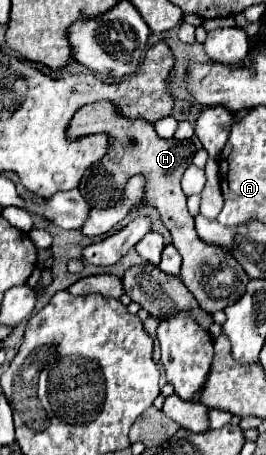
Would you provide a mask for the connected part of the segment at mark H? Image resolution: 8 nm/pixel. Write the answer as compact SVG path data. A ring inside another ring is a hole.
M96 101L90 105L84 105L76 111L76 115L70 121L68 135L72 139L82 135L94 135L94 133L108 133L110 135L110 147L108 153L102 159L102 179L98 179L98 185L102 183L102 189L88 189L86 183L80 183L80 191L84 199L98 209L106 209L112 203L116 203L122 195L124 183L128 177L136 173L144 173L148 179L144 201L158 207L160 217L166 225L166 229L172 235L172 243L182 255L182 271L180 279L186 285L186 289L196 297L198 305L206 313L216 313L228 307L230 303L236 303L248 285L248 275L242 271L242 267L222 251L222 247L210 247L202 243L194 231L194 219L186 209L186 195L180 187L182 173L192 165L192 157L196 153L196 147L192 141L178 141L178 139L162 139L156 135L156 129L146 119L128 119L124 117L118 107L110 101ZM130 137L136 141L136 145L130 145Z

